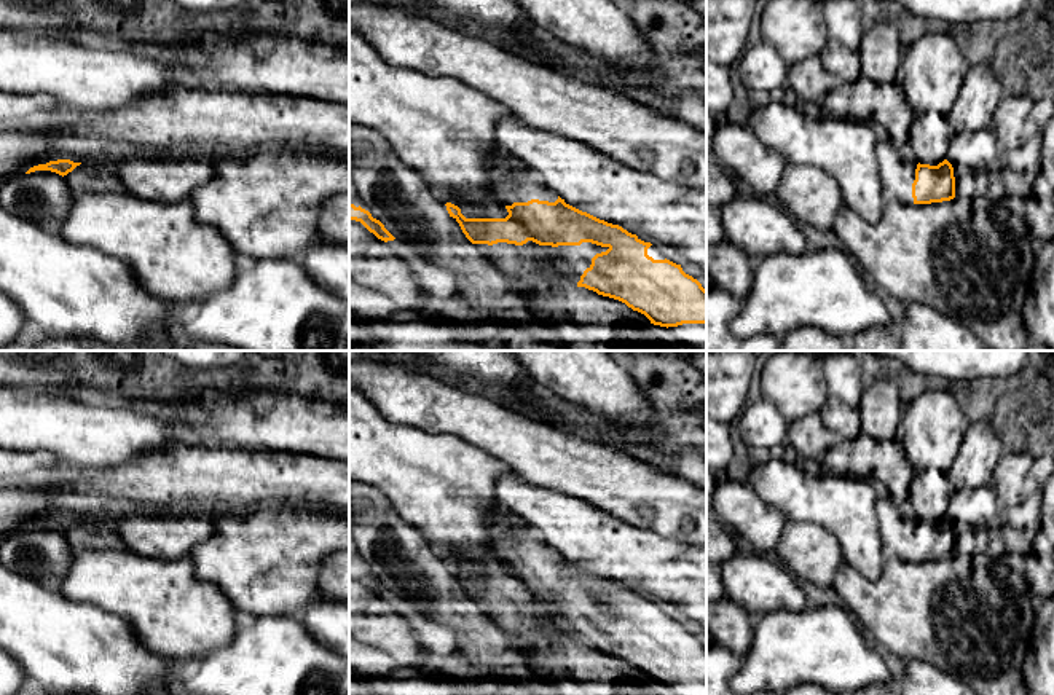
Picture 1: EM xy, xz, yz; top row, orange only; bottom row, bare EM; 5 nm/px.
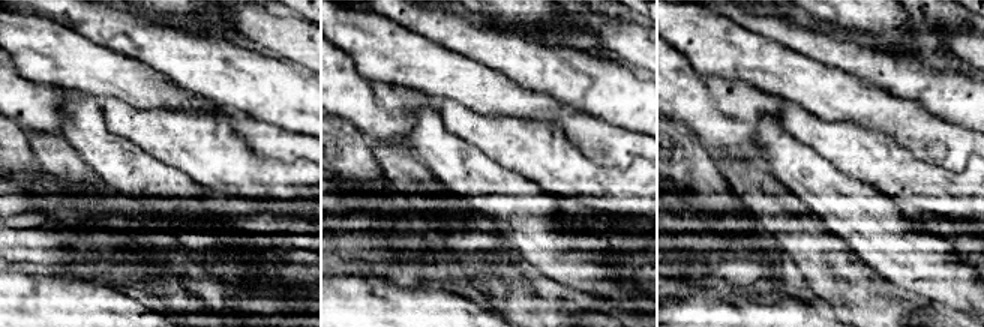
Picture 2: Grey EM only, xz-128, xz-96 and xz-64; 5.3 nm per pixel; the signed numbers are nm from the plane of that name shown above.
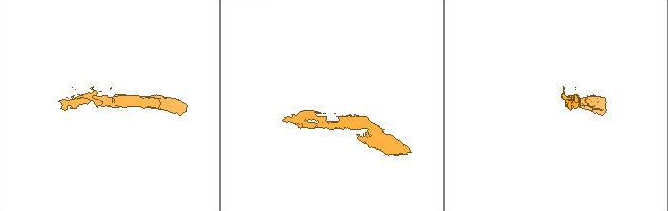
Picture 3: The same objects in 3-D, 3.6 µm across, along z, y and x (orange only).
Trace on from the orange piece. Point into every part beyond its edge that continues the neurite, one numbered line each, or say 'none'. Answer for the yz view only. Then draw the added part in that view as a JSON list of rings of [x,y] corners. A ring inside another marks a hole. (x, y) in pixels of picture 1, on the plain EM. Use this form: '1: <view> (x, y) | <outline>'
1: yz (898, 531) | [[[879,497],[875,502],[879,529],[883,547],[888,555],[914,561],[912,540],[915,537],[917,521],[899,513],[898,507],[888,497]]]

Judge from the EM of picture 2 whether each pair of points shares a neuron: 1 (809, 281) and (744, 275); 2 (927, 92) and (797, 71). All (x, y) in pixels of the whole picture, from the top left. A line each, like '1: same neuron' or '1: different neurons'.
1: same neuron
2: different neurons

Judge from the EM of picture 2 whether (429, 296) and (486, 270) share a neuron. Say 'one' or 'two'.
two

